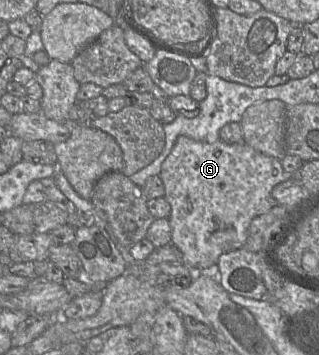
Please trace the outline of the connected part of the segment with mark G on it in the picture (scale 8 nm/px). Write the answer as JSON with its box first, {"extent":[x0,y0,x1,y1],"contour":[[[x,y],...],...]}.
{"extent":[160,136,291,272],"contour":[[[179,136],[162,163],[160,177],[165,188],[164,197],[171,207],[171,243],[182,253],[184,263],[194,272],[212,271],[220,255],[243,248],[251,221],[278,205],[272,189],[291,176],[283,169],[280,159],[257,151],[245,142],[228,144],[221,139],[201,142]]]}

